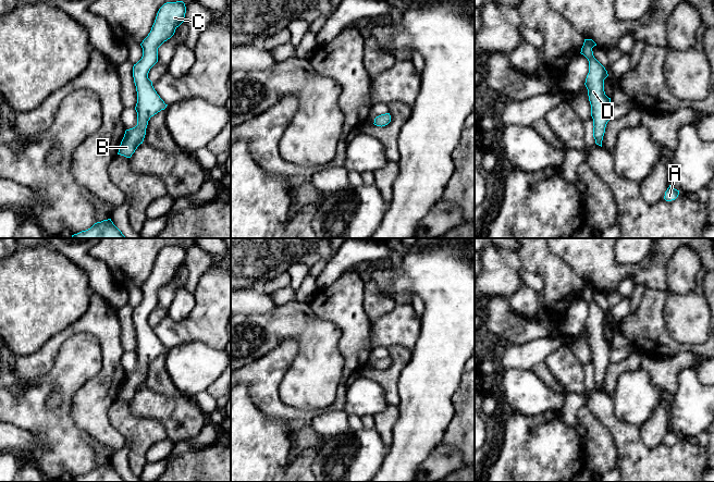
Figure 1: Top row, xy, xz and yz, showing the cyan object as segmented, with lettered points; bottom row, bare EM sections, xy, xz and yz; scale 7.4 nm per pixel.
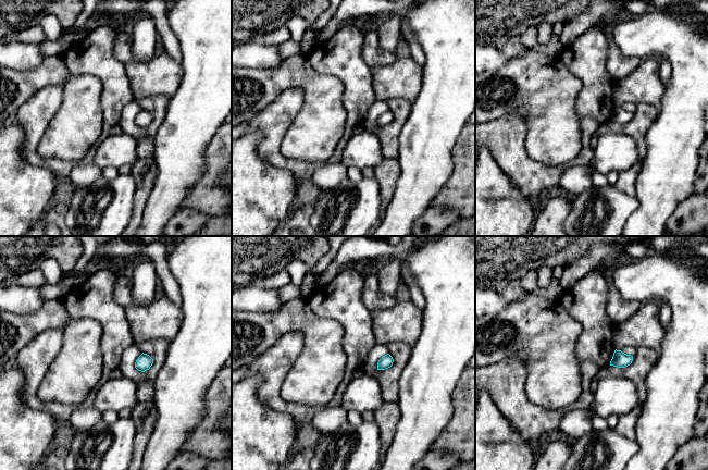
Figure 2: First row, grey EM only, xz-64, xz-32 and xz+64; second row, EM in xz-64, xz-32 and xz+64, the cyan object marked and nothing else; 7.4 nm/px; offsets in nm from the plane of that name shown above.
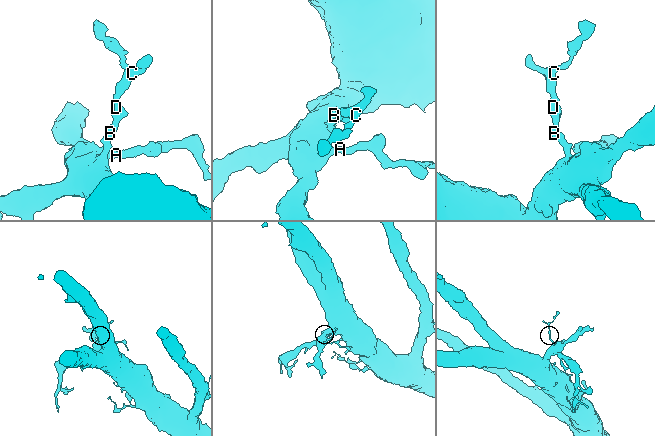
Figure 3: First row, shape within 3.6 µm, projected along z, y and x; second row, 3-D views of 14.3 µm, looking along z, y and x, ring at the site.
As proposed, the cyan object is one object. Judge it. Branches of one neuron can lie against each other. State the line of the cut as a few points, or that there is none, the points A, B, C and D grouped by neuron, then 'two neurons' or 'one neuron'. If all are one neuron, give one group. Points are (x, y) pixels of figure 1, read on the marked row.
cut none; groups A B C D; one neuron

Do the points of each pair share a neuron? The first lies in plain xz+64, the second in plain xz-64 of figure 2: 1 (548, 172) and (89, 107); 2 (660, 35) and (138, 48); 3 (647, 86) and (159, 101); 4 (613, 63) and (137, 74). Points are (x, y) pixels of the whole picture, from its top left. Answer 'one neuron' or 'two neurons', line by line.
1: two neurons
2: two neurons
3: two neurons
4: two neurons

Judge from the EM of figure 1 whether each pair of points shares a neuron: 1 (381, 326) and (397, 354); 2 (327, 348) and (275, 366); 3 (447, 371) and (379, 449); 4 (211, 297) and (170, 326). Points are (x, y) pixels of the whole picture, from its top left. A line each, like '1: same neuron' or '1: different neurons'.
1: different neurons
2: different neurons
3: different neurons
4: same neuron

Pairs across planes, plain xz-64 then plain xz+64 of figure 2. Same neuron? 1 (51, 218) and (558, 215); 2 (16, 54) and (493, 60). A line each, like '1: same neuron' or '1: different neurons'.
1: same neuron
2: same neuron

